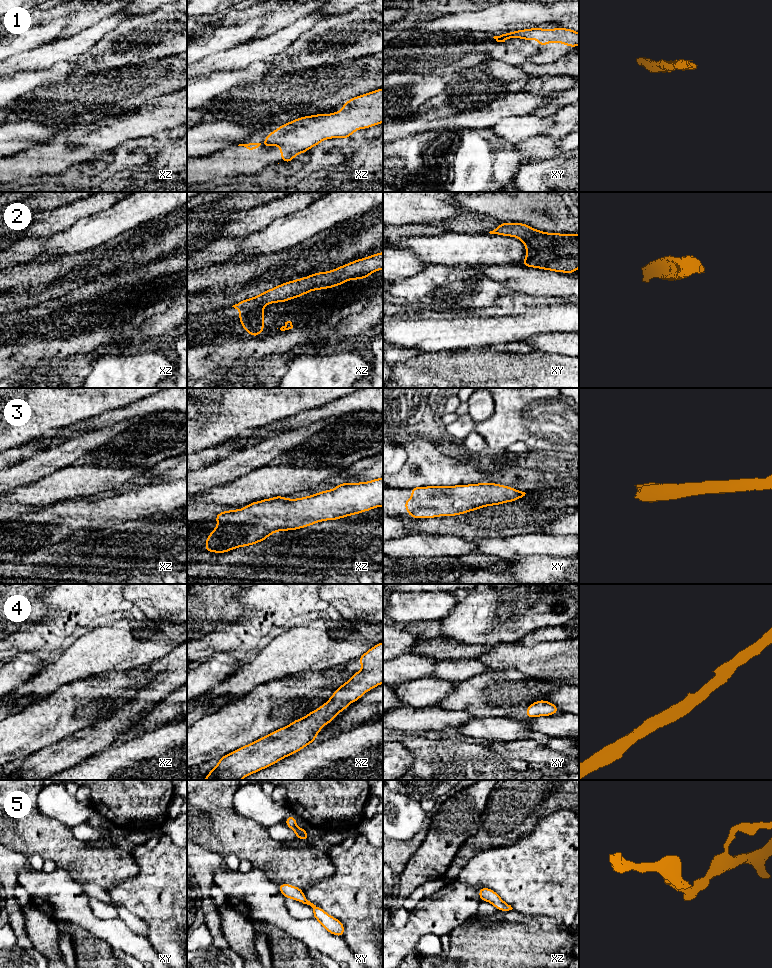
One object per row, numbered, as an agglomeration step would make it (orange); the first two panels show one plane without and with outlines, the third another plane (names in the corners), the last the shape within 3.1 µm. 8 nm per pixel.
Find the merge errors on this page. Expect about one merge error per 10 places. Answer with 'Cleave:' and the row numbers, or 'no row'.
Cleave: no row

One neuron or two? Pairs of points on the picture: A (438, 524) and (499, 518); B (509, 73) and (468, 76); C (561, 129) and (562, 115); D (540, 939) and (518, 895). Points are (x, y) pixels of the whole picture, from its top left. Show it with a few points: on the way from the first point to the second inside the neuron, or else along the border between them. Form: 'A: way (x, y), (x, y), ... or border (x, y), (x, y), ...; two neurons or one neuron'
A: way (453, 524), (478, 524), (484, 522); one neuron
B: way (499, 76), (478, 76); one neuron
C: way (561, 126), (562, 118); one neuron
D: border (513, 908), (530, 917), (547, 916), (552, 919); two neurons

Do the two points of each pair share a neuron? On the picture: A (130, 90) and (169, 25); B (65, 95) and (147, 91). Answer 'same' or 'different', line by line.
A: different
B: same

